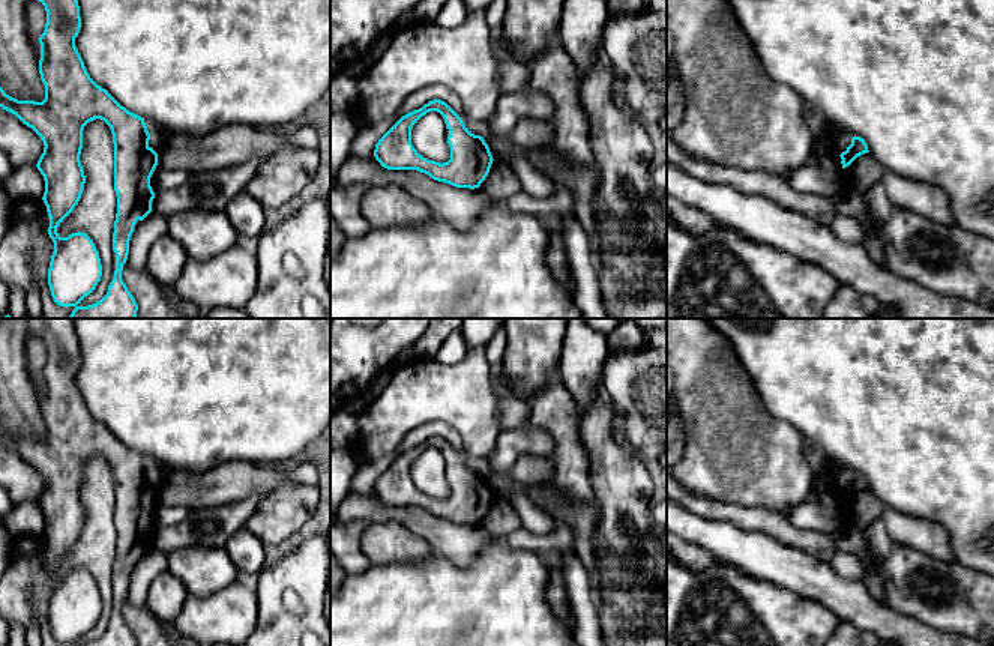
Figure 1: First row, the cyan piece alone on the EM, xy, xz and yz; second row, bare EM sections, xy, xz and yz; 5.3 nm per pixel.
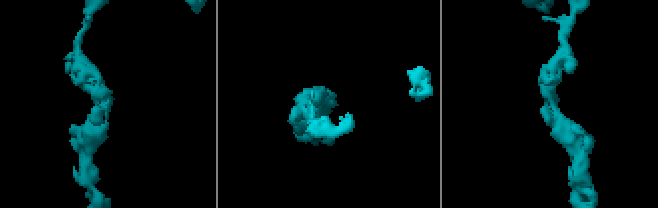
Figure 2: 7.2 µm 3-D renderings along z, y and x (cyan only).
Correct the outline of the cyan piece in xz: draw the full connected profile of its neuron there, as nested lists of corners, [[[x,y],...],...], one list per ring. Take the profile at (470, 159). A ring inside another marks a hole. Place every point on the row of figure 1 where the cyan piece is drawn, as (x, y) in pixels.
[[[434,99],[422,108],[402,116],[375,144],[375,159],[387,170],[417,170],[431,179],[449,183],[456,188],[479,188],[489,173],[492,155],[483,137],[471,134],[462,119],[443,101]],[[437,111],[443,116],[449,129],[447,144],[450,147],[450,159],[447,162],[435,162],[423,158],[411,144],[411,128],[426,113]]]

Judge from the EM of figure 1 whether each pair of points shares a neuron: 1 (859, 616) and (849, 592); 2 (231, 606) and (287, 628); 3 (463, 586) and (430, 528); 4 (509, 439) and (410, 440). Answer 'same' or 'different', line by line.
1: same
2: different
3: different
4: different

